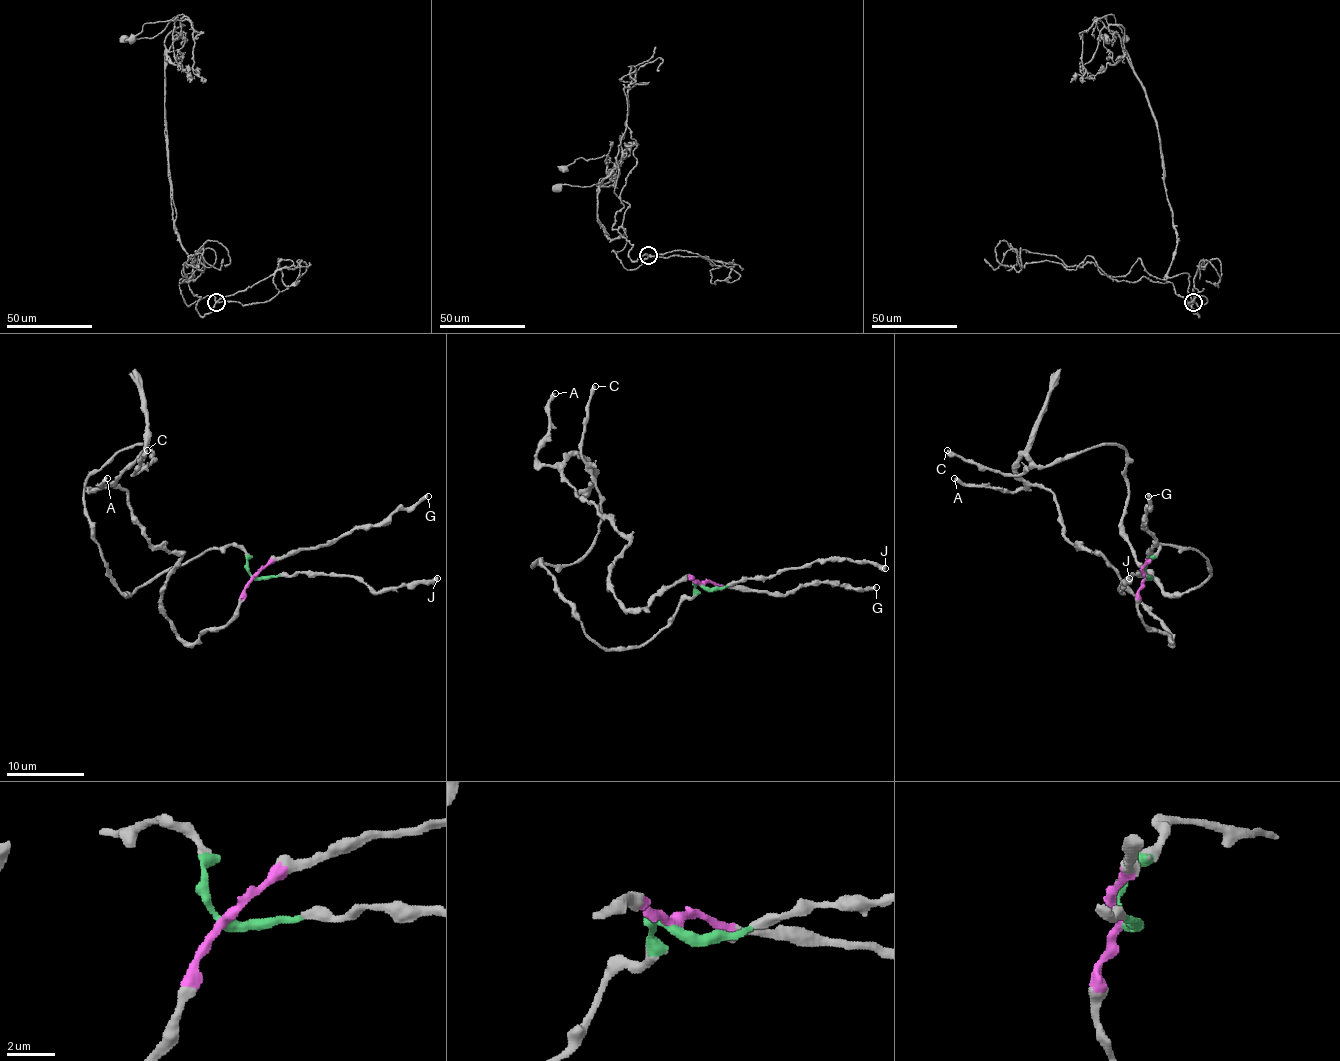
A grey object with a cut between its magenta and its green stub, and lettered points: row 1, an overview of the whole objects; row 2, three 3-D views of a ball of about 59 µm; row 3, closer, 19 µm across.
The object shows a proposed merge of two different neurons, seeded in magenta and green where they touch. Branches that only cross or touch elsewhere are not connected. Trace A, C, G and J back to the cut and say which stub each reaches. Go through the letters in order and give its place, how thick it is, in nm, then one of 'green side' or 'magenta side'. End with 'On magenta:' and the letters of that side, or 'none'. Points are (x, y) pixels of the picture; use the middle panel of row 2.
A: at (555, 393); 380 nm thick; magenta side
C: at (595, 386); 400 nm thick; green side
G: at (876, 587); 360 nm thick; magenta side
J: at (885, 568); 500 nm thick; green side
On magenta: A, G

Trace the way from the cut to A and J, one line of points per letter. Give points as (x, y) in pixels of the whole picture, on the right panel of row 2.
A: (1145, 577), (1137, 614), (1170, 643), (1102, 558), (1065, 537), (1048, 490), (1003, 492), (955, 478)
J: (1145, 577), (1131, 573), (1120, 591), (1129, 577)

